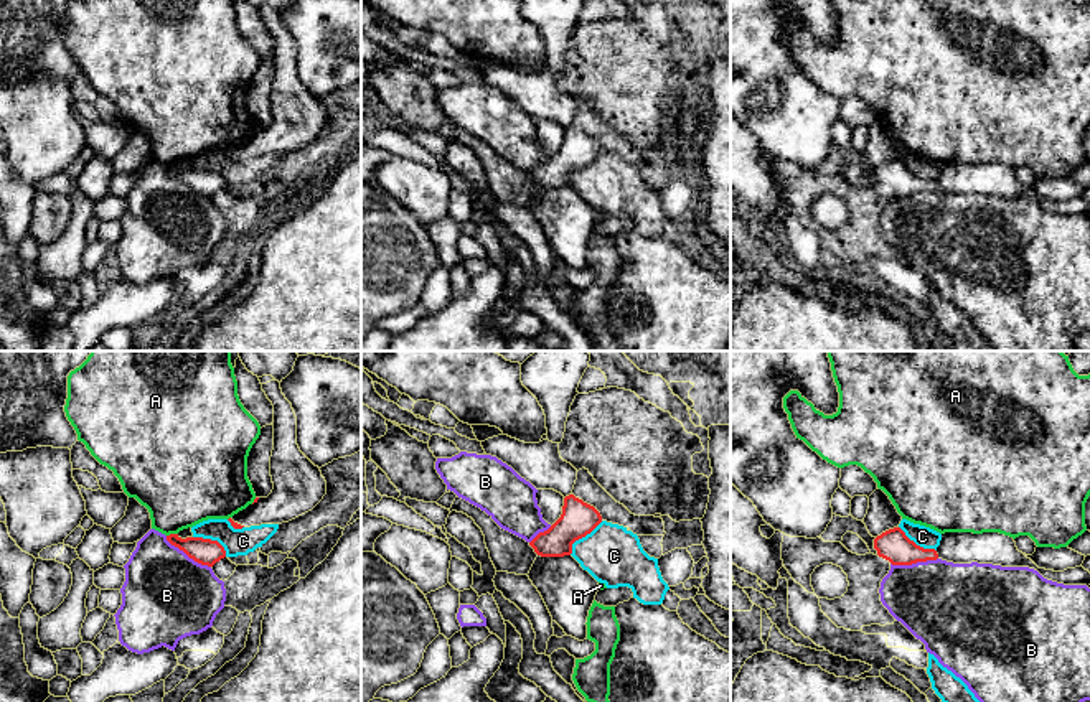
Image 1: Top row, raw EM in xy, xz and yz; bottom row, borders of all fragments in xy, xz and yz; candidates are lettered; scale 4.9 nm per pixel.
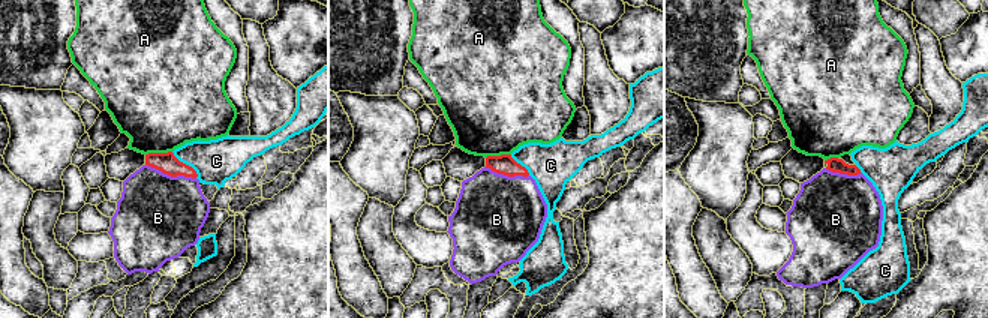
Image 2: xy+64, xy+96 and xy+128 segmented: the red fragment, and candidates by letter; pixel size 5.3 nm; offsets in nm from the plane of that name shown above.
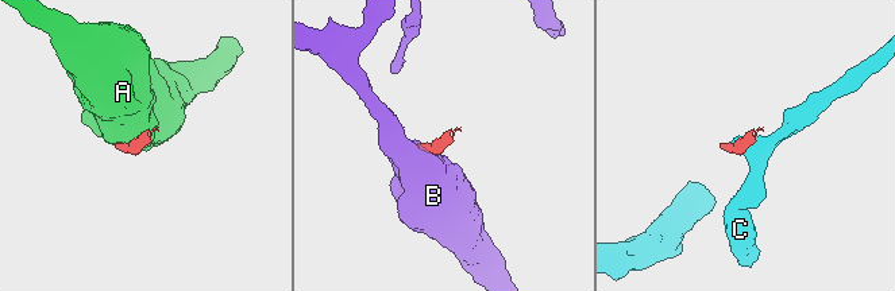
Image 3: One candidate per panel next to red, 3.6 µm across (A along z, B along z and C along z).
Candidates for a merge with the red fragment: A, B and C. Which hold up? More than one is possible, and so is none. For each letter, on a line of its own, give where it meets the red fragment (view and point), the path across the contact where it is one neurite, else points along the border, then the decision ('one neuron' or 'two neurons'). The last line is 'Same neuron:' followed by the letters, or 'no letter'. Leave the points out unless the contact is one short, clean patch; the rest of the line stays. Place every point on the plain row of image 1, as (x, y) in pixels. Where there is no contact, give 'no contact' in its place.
A: xy (172, 165) | two neurons
B: xy (187, 185) | along xy (165, 167), (190, 188), (210, 198) | two neurons
C: xz (582, 167) | along xz (602, 152), (579, 168), (569, 185) | two neurons
Same neuron: no letter

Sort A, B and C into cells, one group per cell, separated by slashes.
A / B / C

